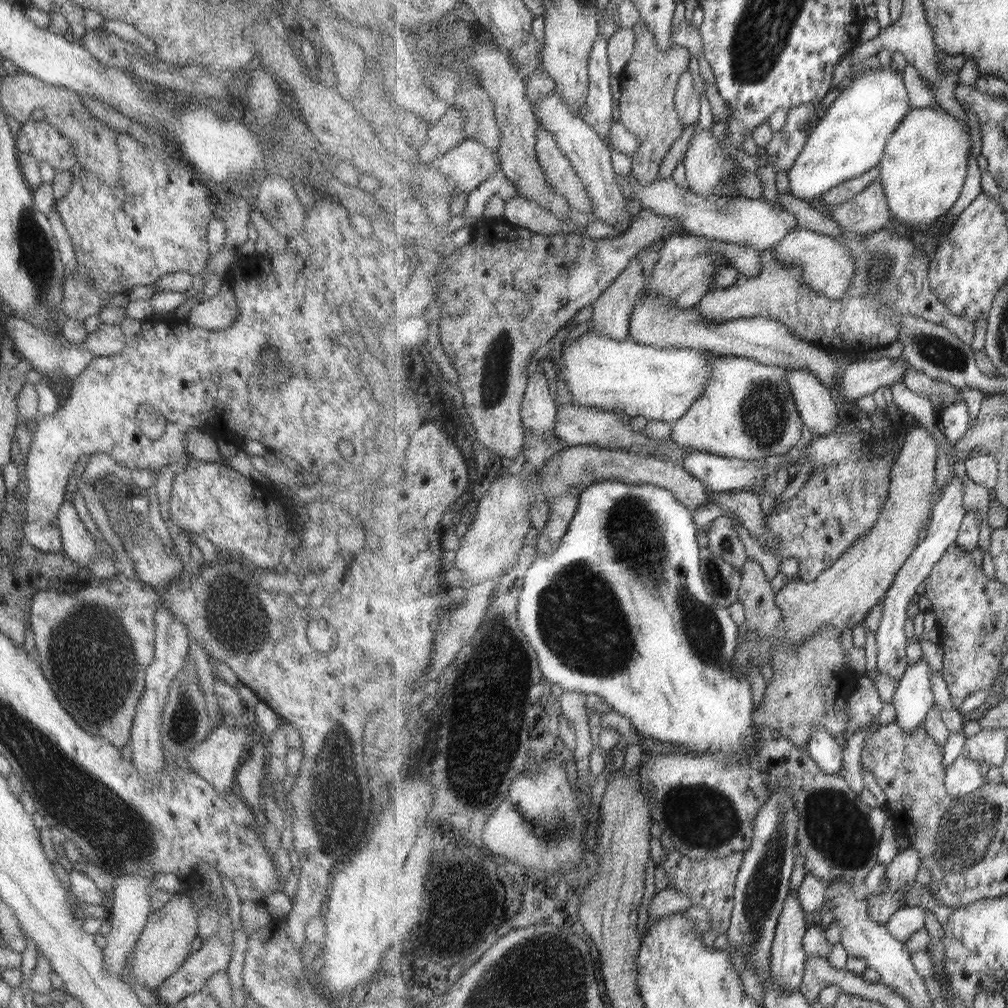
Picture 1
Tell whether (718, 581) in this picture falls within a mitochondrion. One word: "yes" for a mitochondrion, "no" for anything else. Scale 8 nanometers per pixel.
yes

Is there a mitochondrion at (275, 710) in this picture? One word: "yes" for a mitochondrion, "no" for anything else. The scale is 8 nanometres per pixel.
no

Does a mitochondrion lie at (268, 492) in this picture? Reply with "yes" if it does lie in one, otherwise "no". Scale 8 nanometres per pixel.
no

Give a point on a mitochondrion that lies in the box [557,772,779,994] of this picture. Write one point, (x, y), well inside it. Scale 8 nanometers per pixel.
(716, 819)

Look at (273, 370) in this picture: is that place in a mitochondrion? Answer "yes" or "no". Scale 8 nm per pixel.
yes

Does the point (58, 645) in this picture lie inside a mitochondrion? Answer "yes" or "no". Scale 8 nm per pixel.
yes

